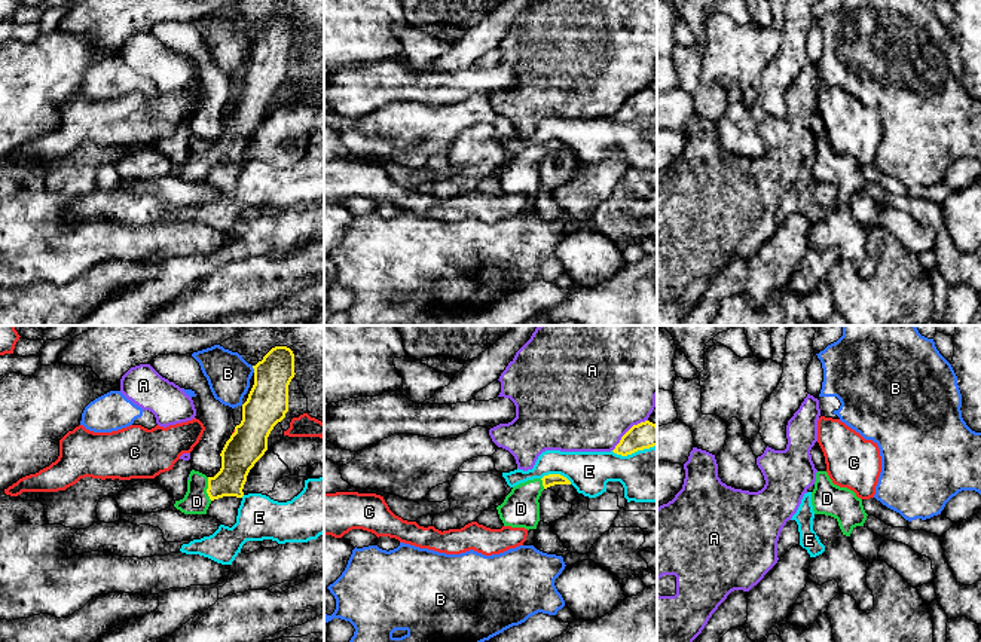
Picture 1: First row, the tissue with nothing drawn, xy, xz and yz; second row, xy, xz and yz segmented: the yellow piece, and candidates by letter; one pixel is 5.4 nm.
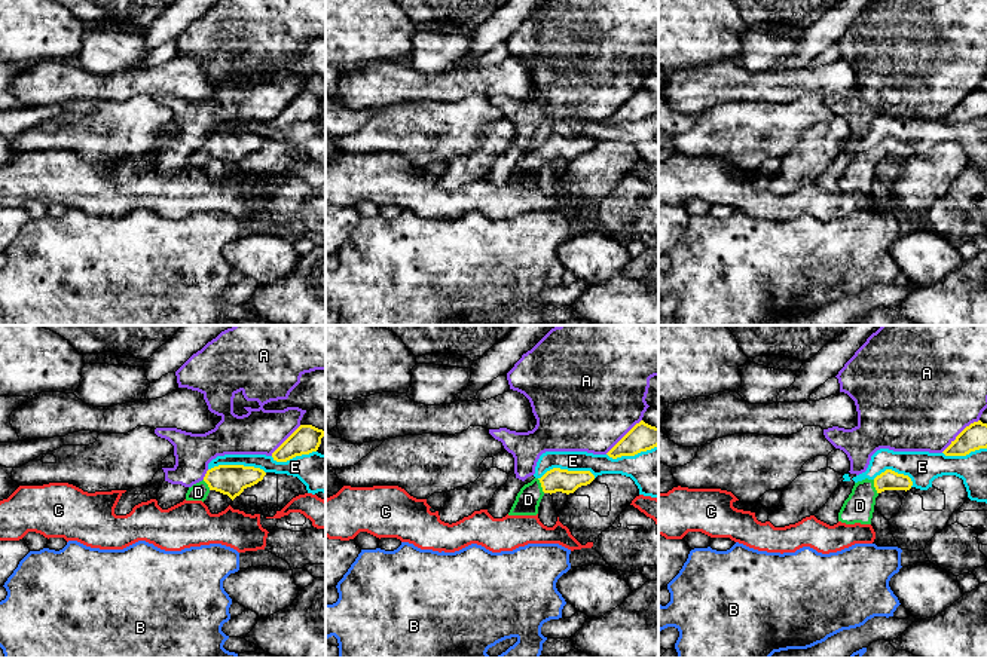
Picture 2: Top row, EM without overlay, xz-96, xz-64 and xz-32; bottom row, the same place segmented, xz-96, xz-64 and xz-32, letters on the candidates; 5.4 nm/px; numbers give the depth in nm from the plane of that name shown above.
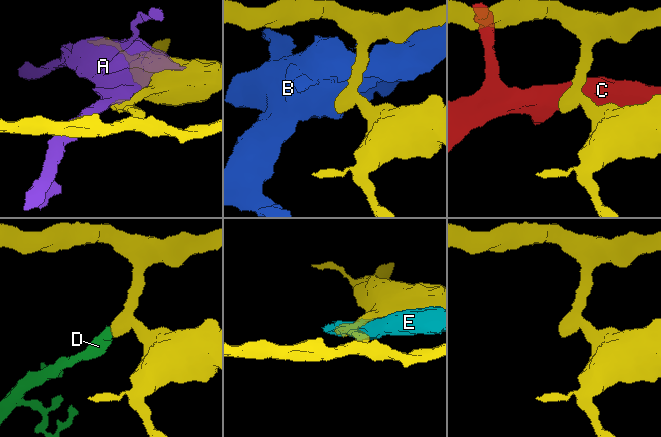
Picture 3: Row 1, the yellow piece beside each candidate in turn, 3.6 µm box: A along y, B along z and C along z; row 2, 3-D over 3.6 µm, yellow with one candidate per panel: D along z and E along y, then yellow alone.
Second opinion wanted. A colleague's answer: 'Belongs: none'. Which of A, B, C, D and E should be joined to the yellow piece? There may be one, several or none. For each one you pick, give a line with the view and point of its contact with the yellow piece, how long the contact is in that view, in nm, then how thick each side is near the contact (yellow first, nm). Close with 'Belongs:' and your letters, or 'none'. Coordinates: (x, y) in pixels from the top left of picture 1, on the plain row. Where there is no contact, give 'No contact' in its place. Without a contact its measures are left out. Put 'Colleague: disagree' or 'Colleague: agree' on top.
Colleague: disagree
D: Touches yellow at xy (207, 156). Shared border 130 nm. Thickness 190 nm (yellow) against 140 nm
Belongs: D

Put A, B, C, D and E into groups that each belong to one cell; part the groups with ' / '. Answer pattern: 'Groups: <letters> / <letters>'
Groups: A / B / C / D / E

